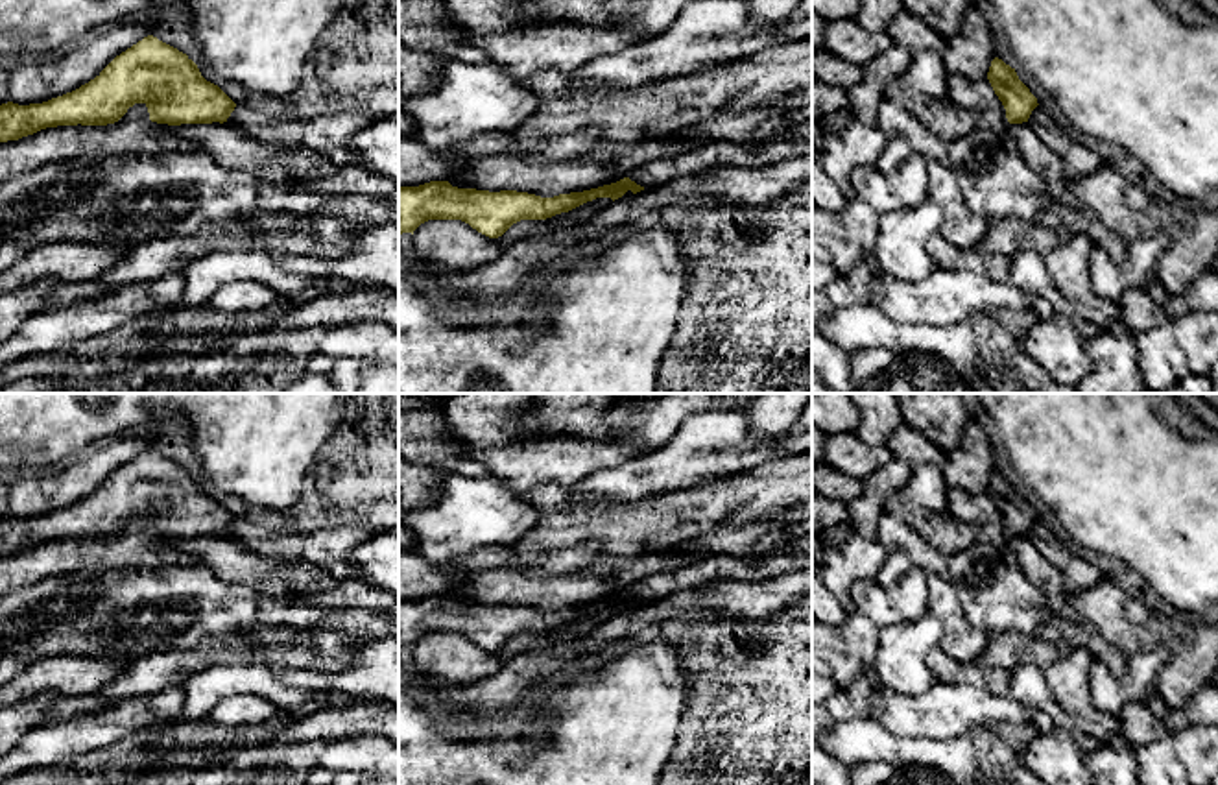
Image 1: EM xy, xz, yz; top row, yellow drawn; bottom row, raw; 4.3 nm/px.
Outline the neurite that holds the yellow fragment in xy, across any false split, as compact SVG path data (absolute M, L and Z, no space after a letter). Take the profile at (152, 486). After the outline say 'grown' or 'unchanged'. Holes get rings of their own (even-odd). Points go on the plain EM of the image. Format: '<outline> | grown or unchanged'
M153 449L144 451L116 469L94 493L63 510L42 517L0 519L0 556L18 554L57 539L107 539L118 536L129 521L144 517L149 534L157 537L212 537L227 536L236 517L214 497L207 495L197 478L177 462Z | unchanged

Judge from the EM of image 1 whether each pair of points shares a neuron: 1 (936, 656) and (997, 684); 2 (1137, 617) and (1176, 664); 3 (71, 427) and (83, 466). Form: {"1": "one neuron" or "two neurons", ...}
{"1": "one neuron", "2": "one neuron", "3": "two neurons"}

